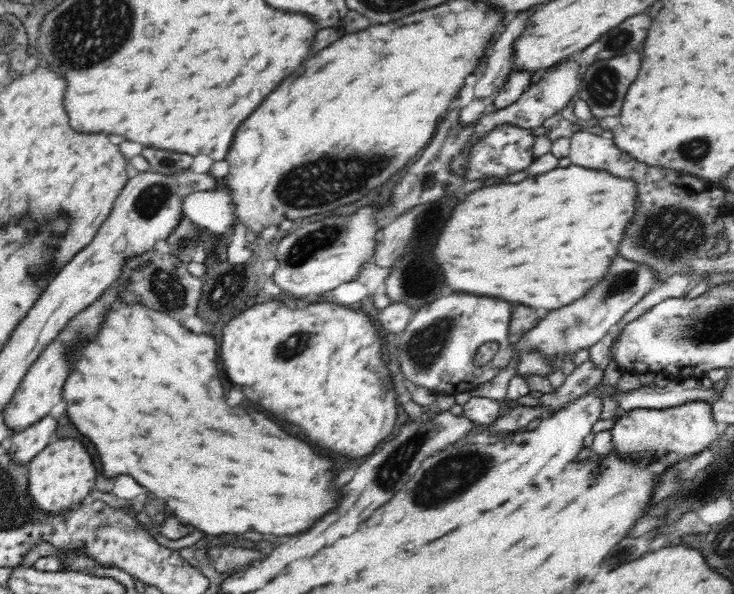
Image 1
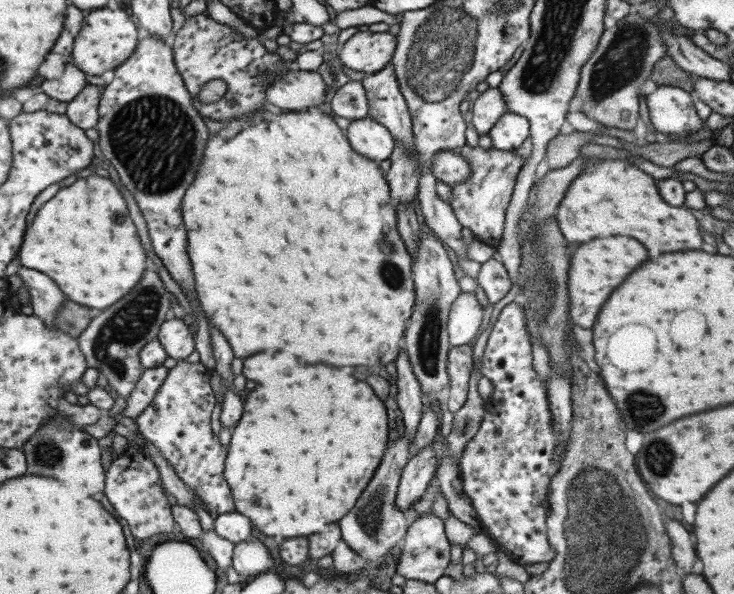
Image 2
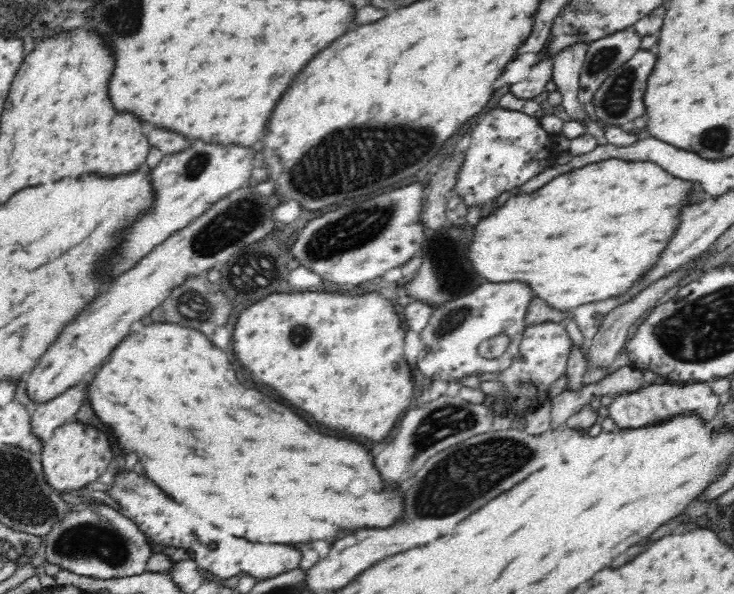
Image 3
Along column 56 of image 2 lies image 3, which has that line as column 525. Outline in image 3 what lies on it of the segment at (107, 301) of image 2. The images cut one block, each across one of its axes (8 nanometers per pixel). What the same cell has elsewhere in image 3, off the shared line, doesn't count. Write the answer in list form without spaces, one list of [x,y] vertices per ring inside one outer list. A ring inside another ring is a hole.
[[[618,158],[593,162],[592,164],[572,169],[564,174],[560,174],[560,176],[556,176],[545,186],[530,192],[530,194],[516,194],[516,196],[508,198],[500,208],[492,210],[490,216],[480,218],[480,222],[474,228],[474,234],[472,234],[472,240],[470,240],[466,256],[468,256],[468,262],[472,264],[472,268],[482,278],[486,278],[488,282],[514,282],[514,280],[524,282],[524,284],[528,284],[532,288],[534,296],[542,298],[542,301],[548,303],[550,307],[558,311],[570,312],[572,309],[583,304],[606,300],[606,298],[618,296],[618,294],[630,290],[630,286],[636,280],[640,280],[648,272],[648,268],[652,264],[656,264],[660,252],[666,248],[670,236],[676,232],[676,228],[680,224],[678,214],[680,214],[680,208],[688,204],[686,202],[686,194],[690,192],[691,188],[694,188],[692,182],[684,182],[680,178],[664,174],[664,170],[658,164],[654,164],[654,162],[625,161]]]

